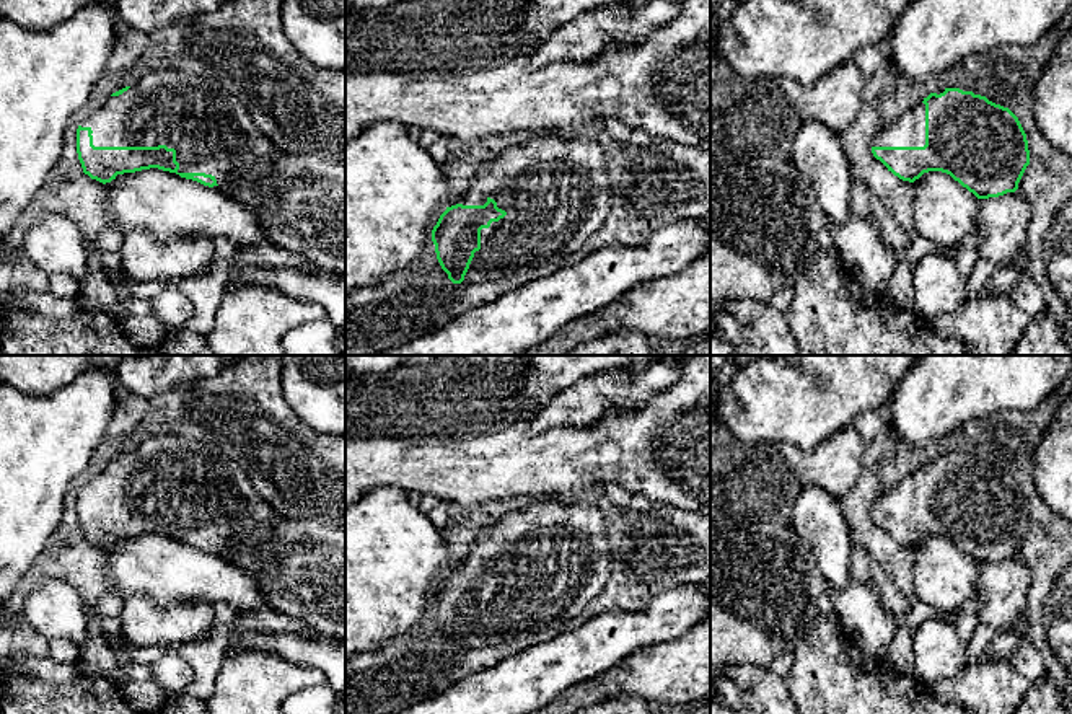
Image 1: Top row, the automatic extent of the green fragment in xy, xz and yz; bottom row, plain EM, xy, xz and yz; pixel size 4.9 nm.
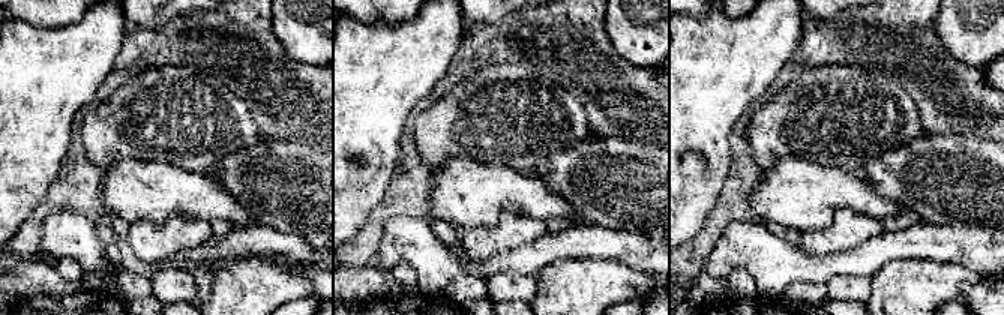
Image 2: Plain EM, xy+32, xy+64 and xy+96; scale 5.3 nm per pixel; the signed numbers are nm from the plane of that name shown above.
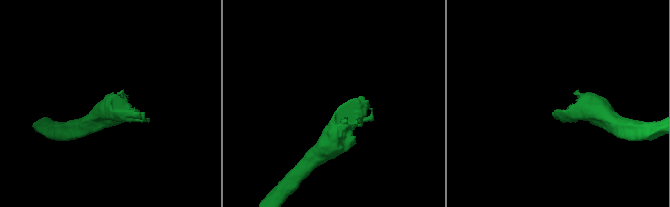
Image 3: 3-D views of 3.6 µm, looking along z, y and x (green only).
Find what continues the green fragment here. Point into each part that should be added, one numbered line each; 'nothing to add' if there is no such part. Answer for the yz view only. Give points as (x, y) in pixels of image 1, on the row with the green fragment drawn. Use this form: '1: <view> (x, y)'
1: yz (909, 129)

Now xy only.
1: xy (212, 131)

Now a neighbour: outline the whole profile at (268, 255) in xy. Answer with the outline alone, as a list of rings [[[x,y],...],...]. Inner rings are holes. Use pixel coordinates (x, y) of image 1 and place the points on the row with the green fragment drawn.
[[[272,241],[239,248],[233,253],[230,262],[230,277],[243,269],[300,269],[318,271],[303,254],[287,251]]]

